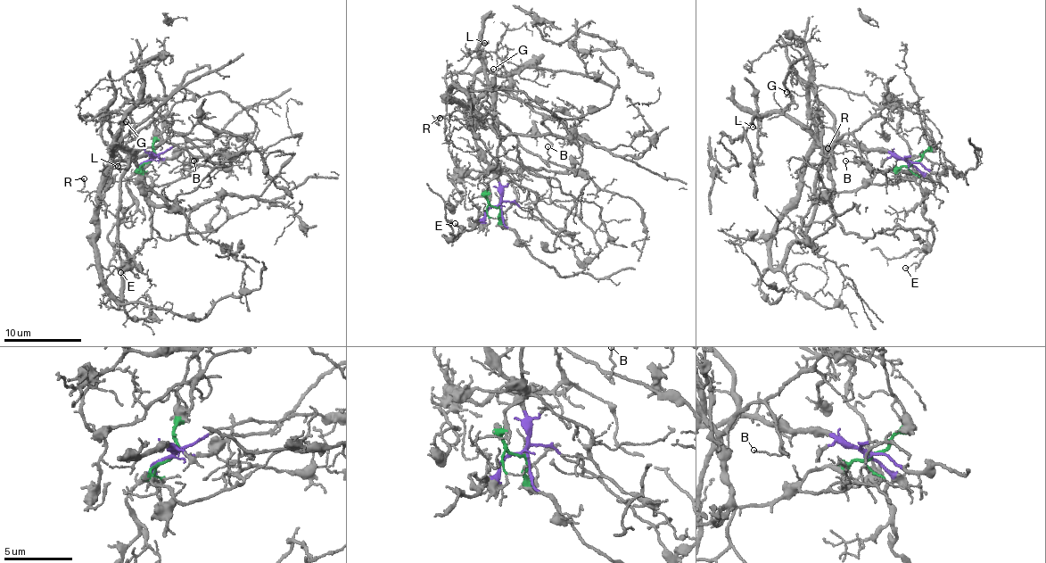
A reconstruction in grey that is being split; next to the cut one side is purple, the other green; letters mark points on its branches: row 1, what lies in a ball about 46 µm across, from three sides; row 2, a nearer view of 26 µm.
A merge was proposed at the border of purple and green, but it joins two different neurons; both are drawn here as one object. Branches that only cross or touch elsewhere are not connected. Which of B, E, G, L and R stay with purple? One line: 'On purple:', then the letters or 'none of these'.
On purple: E, G

